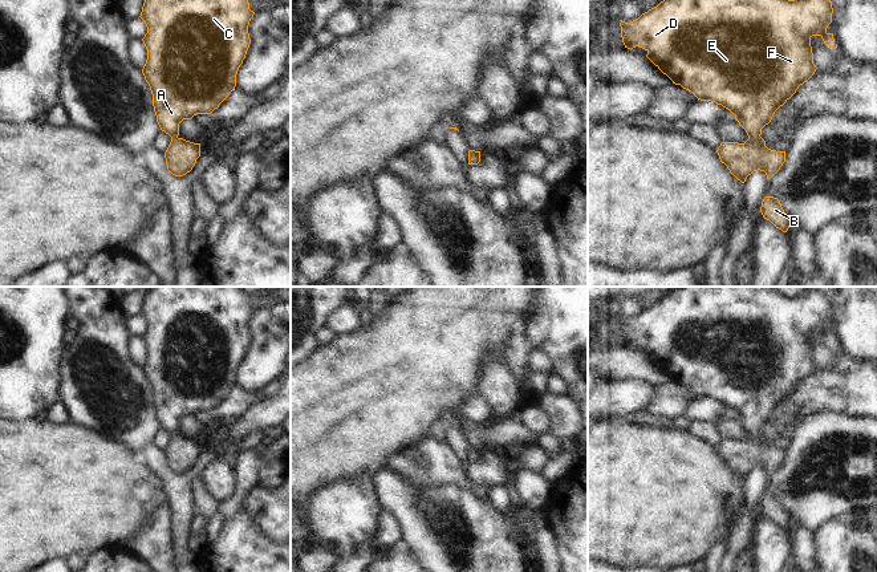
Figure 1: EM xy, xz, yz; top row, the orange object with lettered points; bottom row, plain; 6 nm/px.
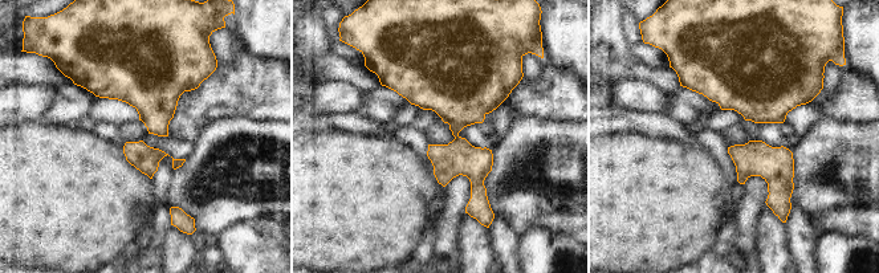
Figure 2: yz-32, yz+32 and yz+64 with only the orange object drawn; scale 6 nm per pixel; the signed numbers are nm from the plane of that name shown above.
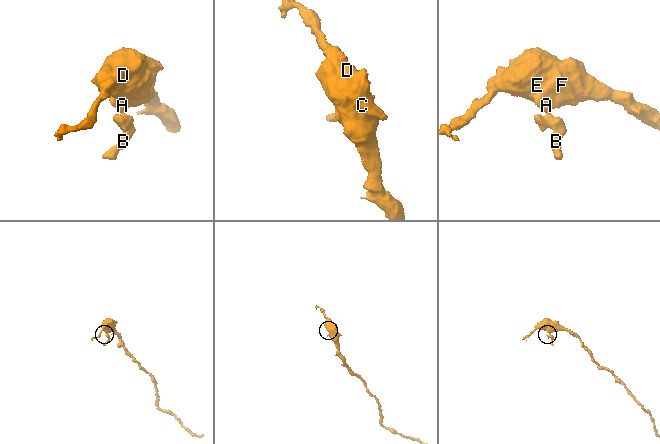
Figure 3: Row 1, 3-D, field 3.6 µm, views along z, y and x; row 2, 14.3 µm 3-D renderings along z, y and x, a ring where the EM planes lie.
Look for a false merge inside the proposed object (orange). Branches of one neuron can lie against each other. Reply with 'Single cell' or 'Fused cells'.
Single cell

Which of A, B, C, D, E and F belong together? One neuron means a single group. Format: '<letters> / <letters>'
A B C D E F

